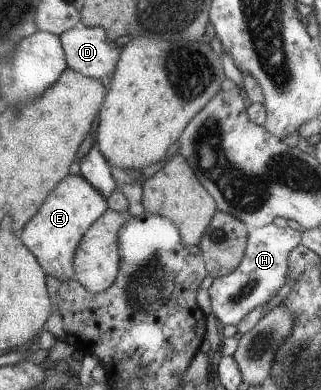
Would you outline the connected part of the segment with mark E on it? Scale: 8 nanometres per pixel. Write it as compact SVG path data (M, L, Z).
M68 174L46 195L18 235L46 275L70 281L73 280L73 256L78 241L106 209L105 198L84 177Z

